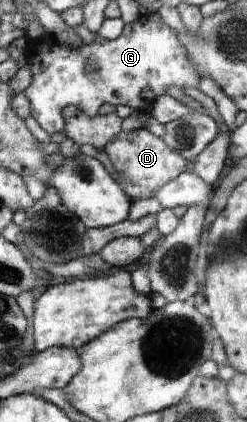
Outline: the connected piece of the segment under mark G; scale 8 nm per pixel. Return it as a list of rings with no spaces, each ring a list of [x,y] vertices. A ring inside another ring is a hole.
[[[142,17],[125,24],[123,32],[113,40],[104,39],[97,32],[92,42],[80,40],[77,46],[71,46],[43,35],[28,38],[24,47],[33,80],[23,92],[30,98],[34,119],[50,136],[58,131],[64,133],[62,110],[66,106],[77,107],[90,117],[98,114],[103,104],[128,105],[134,112],[150,113],[158,97],[166,95],[169,86],[198,88],[200,83],[195,63],[177,31],[161,17]],[[89,59],[96,63],[97,73],[84,71]]]

